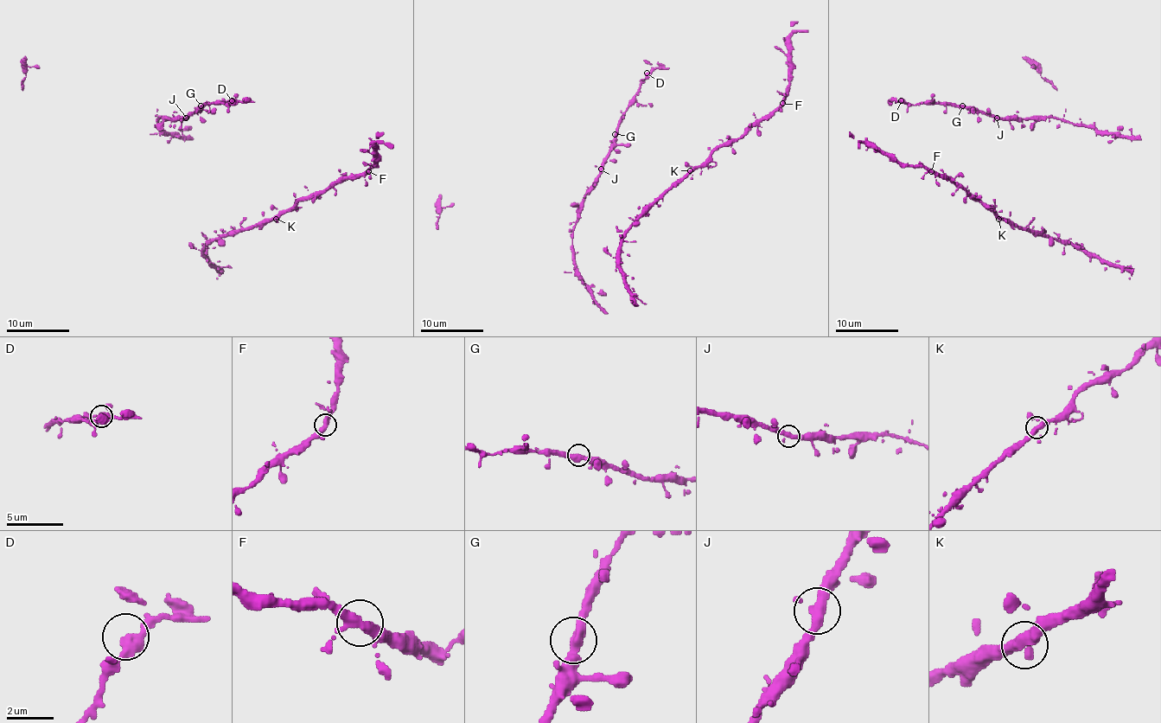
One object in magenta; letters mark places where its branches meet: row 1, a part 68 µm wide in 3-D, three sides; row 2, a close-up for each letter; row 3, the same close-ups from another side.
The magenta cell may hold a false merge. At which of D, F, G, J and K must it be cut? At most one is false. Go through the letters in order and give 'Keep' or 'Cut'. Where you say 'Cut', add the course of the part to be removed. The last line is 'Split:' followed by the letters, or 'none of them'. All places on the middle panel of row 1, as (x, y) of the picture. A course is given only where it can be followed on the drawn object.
D: Keep
F: Keep
G: Keep
J: Keep
K: Keep
Split: none of them

